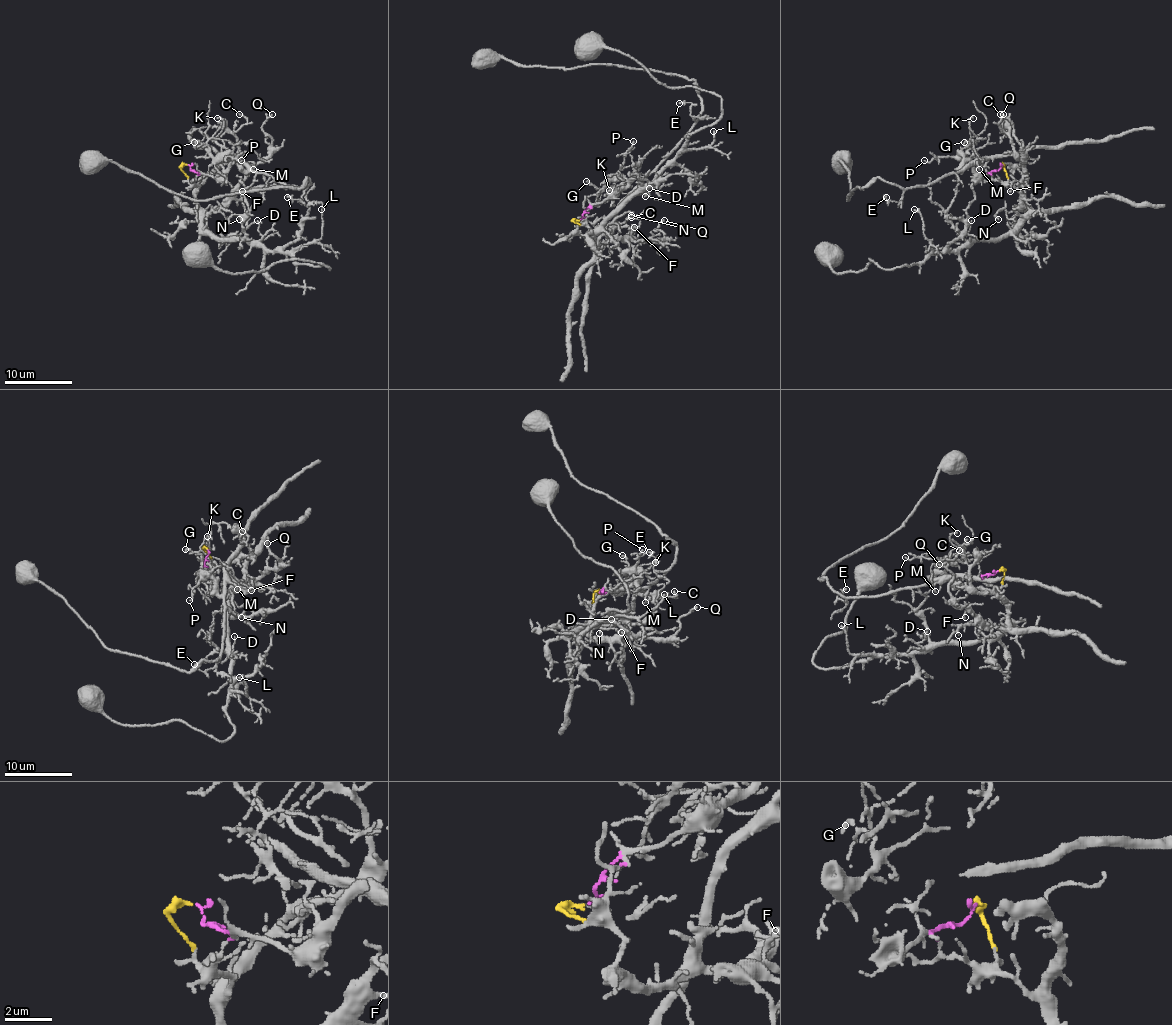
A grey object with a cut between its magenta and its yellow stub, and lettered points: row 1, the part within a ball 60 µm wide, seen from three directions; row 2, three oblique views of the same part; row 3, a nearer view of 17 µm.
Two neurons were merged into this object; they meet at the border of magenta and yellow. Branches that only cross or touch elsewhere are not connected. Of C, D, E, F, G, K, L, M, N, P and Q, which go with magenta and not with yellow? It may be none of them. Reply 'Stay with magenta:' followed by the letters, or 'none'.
Stay with magenta: E, G, K, M, P

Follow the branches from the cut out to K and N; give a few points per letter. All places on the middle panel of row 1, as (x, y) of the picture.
K: (581, 220), (589, 206), (602, 203), (628, 184), (623, 181), (606, 188), (616, 186), (609, 189)
N: (579, 220), (574, 221), (591, 230), (587, 238), (592, 243), (616, 218), (628, 211), (631, 215)

